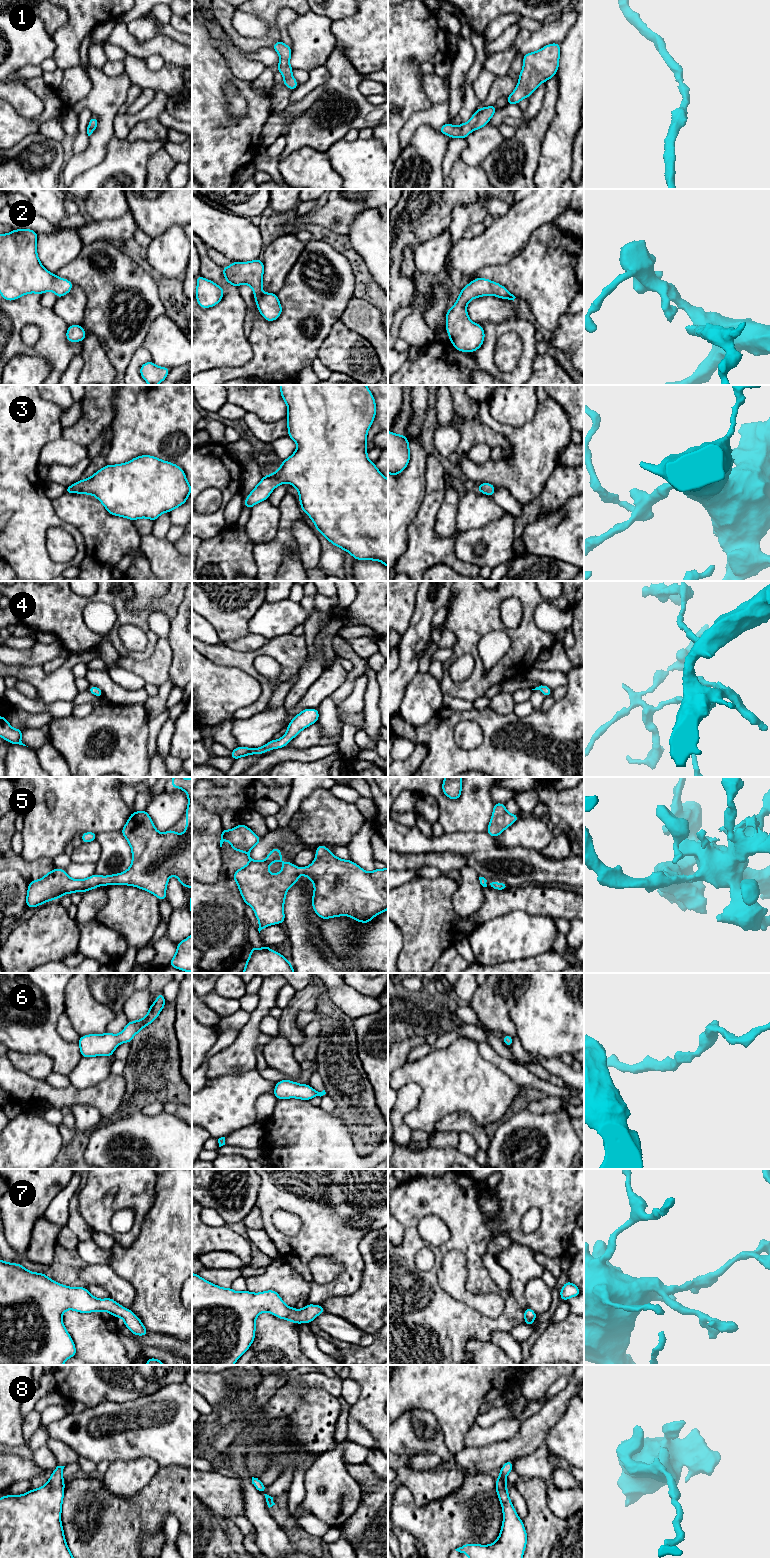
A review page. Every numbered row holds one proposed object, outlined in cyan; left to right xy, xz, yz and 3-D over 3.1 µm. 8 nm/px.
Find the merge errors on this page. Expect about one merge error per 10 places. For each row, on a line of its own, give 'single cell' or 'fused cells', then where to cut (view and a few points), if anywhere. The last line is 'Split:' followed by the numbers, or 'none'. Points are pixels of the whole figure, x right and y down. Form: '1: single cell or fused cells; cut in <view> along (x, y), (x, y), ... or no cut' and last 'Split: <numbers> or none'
1: single cell; no cut
2: single cell; no cut
3: single cell; no cut
4: single cell; no cut
5: single cell; no cut
6: single cell; no cut
7: single cell; no cut
8: single cell; no cut
Split: none

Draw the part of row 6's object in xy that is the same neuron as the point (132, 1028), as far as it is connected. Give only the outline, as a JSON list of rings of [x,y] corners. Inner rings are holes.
[[[163,992],[157,995],[153,1005],[149,1005],[147,1015],[136,1021],[128,1022],[120,1034],[114,1035],[113,1033],[104,1034],[89,1034],[81,1036],[78,1040],[80,1053],[82,1058],[94,1056],[110,1056],[112,1057],[114,1050],[120,1043],[130,1043],[132,1038],[151,1024],[160,1014],[161,1010],[166,1005]]]

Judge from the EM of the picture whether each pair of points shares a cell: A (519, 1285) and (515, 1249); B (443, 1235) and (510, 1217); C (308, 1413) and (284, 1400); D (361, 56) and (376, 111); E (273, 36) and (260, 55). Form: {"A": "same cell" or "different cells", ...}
{"A": "same cell", "B": "different cells", "C": "different cells", "D": "different cells", "E": "different cells"}

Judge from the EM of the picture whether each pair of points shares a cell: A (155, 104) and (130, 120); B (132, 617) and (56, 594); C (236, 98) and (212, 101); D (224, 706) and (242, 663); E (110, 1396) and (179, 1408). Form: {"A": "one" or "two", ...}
{"A": "one", "B": "one", "C": "two", "D": "two", "E": "two"}

